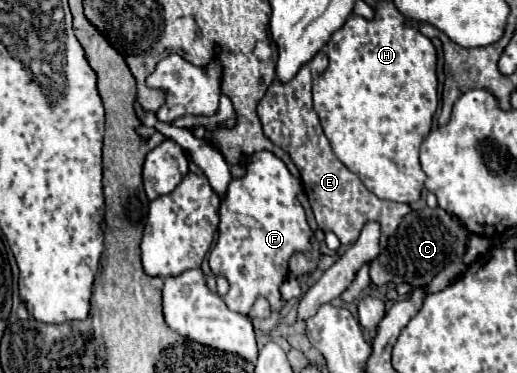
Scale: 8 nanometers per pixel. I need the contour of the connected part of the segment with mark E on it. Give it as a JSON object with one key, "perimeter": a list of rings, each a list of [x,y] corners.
{"perimeter":[[[320,51],[308,63],[308,67],[302,67],[286,85],[282,81],[274,79],[272,85],[268,87],[266,95],[258,103],[258,117],[260,117],[260,123],[262,123],[262,131],[274,145],[282,147],[292,157],[292,161],[296,163],[300,177],[302,177],[304,191],[310,199],[310,207],[316,215],[316,223],[320,225],[322,231],[332,231],[340,239],[340,243],[344,247],[348,247],[358,239],[362,225],[366,221],[374,219],[374,221],[380,221],[380,225],[382,225],[380,245],[384,249],[386,239],[396,231],[398,223],[410,211],[410,207],[404,205],[404,203],[378,199],[332,153],[330,143],[328,143],[328,139],[326,139],[326,135],[320,127],[318,115],[312,109],[313,77],[320,75],[326,67],[328,67],[328,57],[326,57],[324,51]]]}

